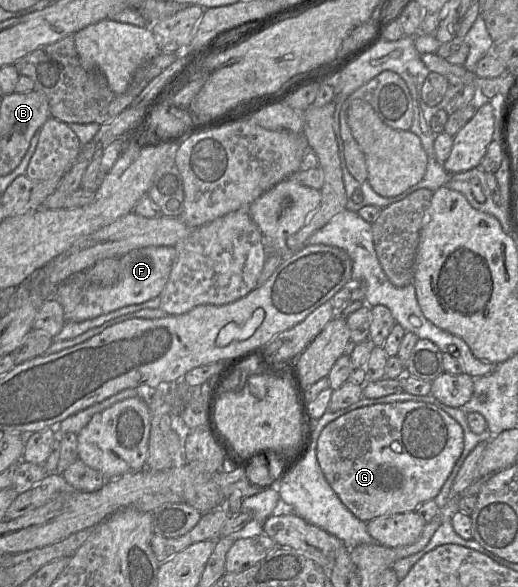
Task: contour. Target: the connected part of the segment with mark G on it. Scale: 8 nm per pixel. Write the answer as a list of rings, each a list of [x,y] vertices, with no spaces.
[[[401,402],[391,404],[377,404],[362,407],[346,413],[328,424],[320,434],[317,443],[317,459],[325,479],[337,494],[342,503],[358,519],[368,522],[374,518],[415,511],[426,501],[434,500],[439,494],[445,481],[449,477],[455,463],[464,448],[464,434],[460,424],[436,406],[423,402]]]

